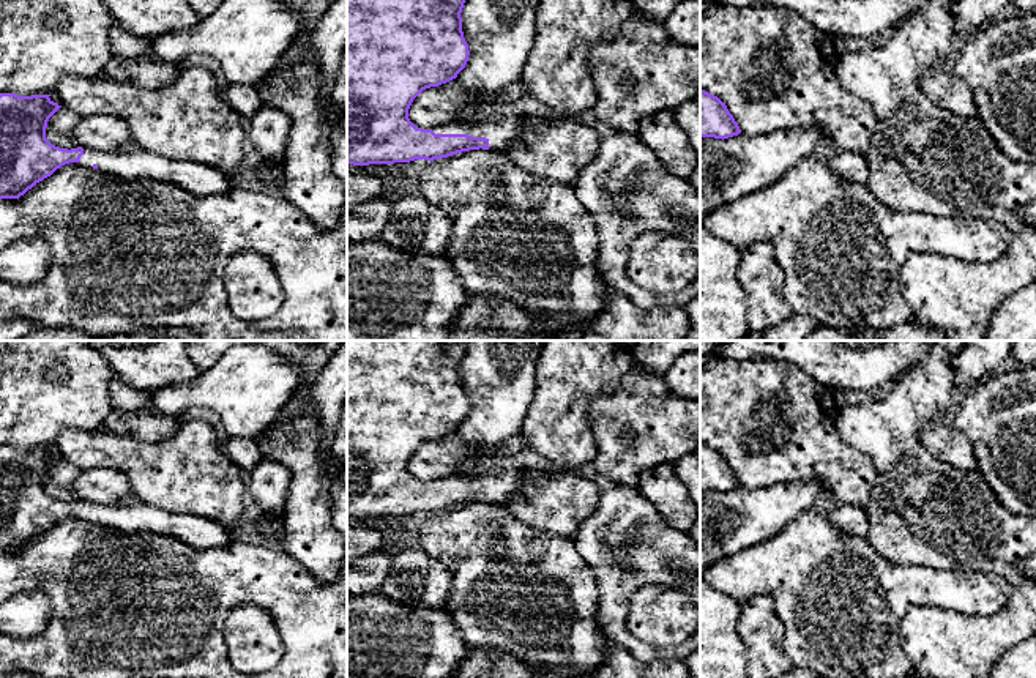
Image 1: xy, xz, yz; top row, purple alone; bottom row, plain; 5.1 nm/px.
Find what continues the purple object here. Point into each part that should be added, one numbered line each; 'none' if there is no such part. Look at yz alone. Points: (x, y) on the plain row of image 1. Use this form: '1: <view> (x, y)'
none

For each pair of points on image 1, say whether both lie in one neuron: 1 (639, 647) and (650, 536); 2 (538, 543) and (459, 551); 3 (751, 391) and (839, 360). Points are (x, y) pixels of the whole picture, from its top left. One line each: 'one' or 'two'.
1: one
2: one
3: two

